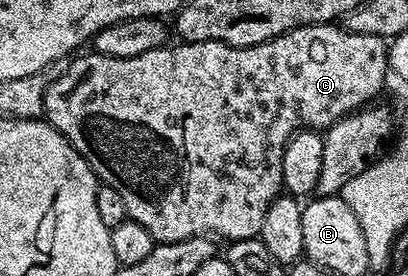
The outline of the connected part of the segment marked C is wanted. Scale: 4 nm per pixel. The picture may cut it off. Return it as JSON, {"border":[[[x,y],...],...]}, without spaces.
{"border":[[[337,24],[300,26],[266,42],[254,46],[241,46],[241,58],[249,58],[249,62],[233,62],[233,46],[227,45],[226,42],[181,42],[176,44],[177,46],[173,45],[166,44],[157,50],[143,52],[143,56],[130,58],[112,58],[86,52],[82,58],[74,57],[68,63],[70,66],[66,65],[62,69],[61,75],[45,93],[44,117],[49,125],[55,127],[81,153],[83,160],[87,160],[87,164],[97,175],[98,183],[115,188],[115,192],[123,196],[123,204],[127,204],[129,213],[128,221],[143,224],[143,228],[151,232],[154,243],[202,236],[216,236],[229,242],[258,237],[263,228],[263,216],[267,216],[267,208],[283,190],[281,161],[289,139],[302,128],[325,132],[345,115],[370,105],[376,99],[373,97],[384,88],[385,77],[390,77],[391,74],[386,39],[356,34]]]}

